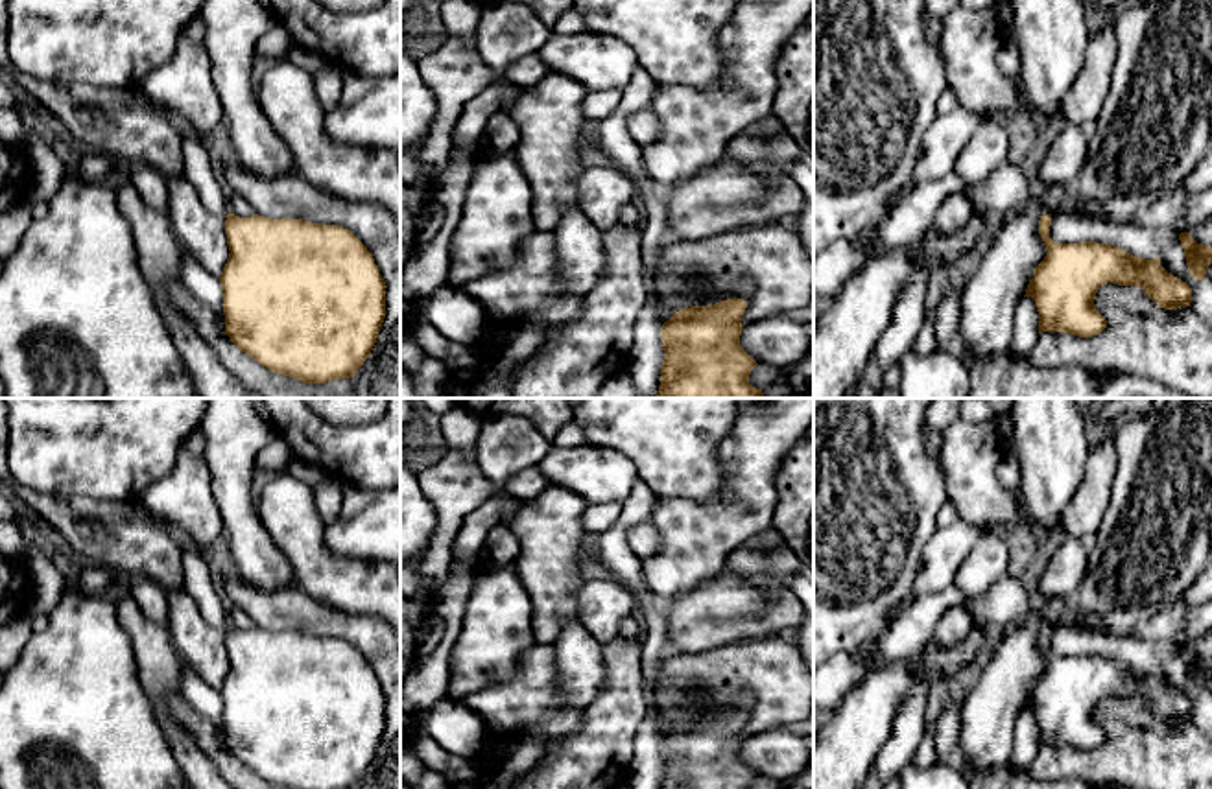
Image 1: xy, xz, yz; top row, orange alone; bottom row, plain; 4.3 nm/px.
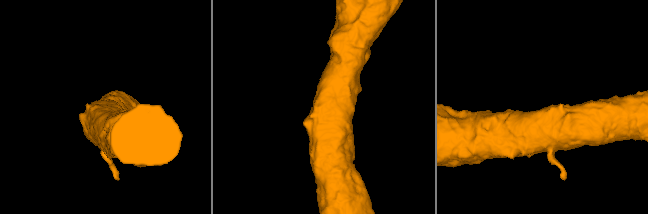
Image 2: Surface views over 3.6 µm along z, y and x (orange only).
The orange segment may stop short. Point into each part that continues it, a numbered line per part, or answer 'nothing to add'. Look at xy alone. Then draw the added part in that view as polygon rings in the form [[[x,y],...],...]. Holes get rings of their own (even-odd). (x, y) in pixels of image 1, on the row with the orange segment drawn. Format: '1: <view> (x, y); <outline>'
1: xy (198, 164); [[[183,138],[184,175],[194,184],[203,205],[218,216],[227,216],[229,206],[221,184],[214,175],[212,159],[205,146]]]

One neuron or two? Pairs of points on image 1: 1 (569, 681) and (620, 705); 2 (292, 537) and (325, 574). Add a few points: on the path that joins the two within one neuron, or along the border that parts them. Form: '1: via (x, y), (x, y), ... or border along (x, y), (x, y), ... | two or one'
1: border along (602, 651), (604, 683), (598, 694), (582, 708) | two
2: via (301, 546), (316, 565) | one

